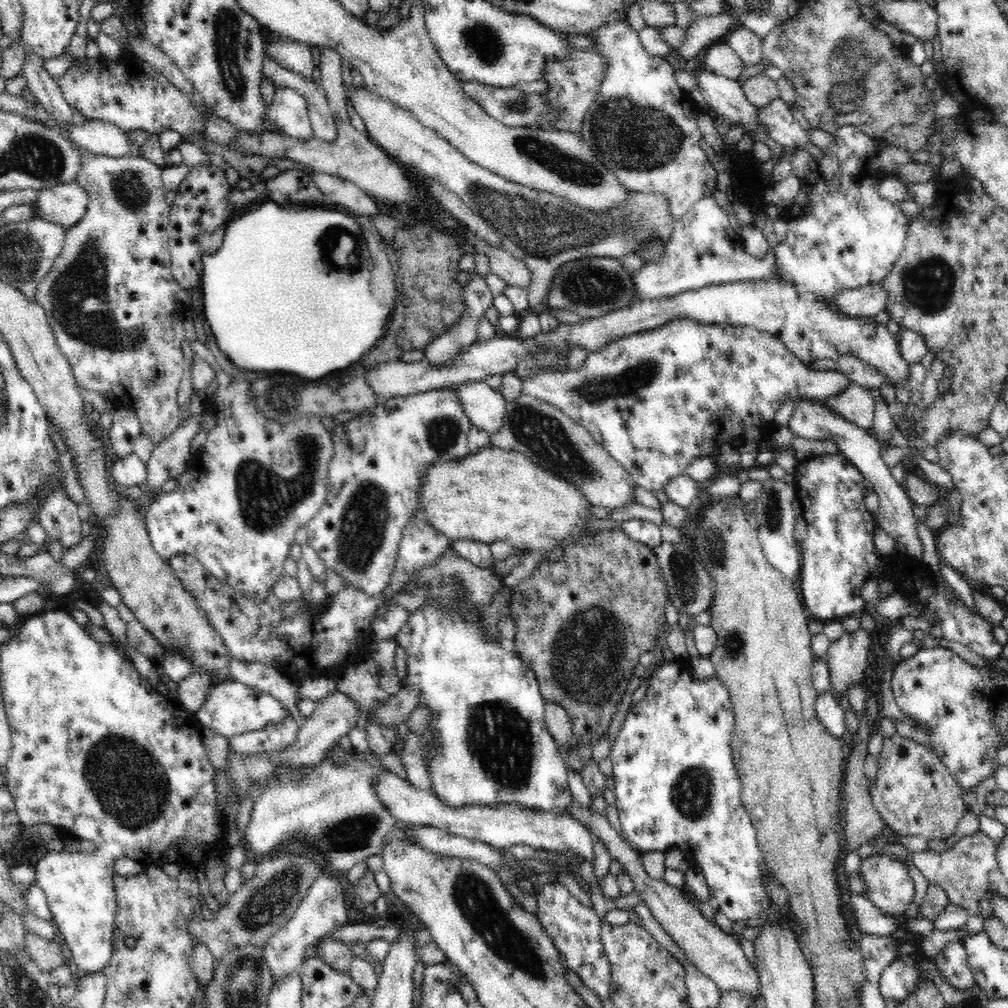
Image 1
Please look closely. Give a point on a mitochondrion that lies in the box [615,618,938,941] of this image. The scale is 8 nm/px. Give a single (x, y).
(692, 792)

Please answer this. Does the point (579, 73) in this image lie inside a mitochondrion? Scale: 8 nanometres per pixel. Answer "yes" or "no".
no

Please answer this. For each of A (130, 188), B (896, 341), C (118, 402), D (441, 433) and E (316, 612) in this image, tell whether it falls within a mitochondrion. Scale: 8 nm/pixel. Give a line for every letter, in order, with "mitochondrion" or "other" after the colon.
A: mitochondrion
B: other
C: other
D: mitochondrion
E: other

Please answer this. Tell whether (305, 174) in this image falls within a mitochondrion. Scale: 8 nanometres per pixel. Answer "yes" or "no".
no

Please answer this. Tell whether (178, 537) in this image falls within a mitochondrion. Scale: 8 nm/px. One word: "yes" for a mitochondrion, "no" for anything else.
no

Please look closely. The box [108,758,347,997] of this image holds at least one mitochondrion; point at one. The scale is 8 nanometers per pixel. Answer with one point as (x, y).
(270, 900)

